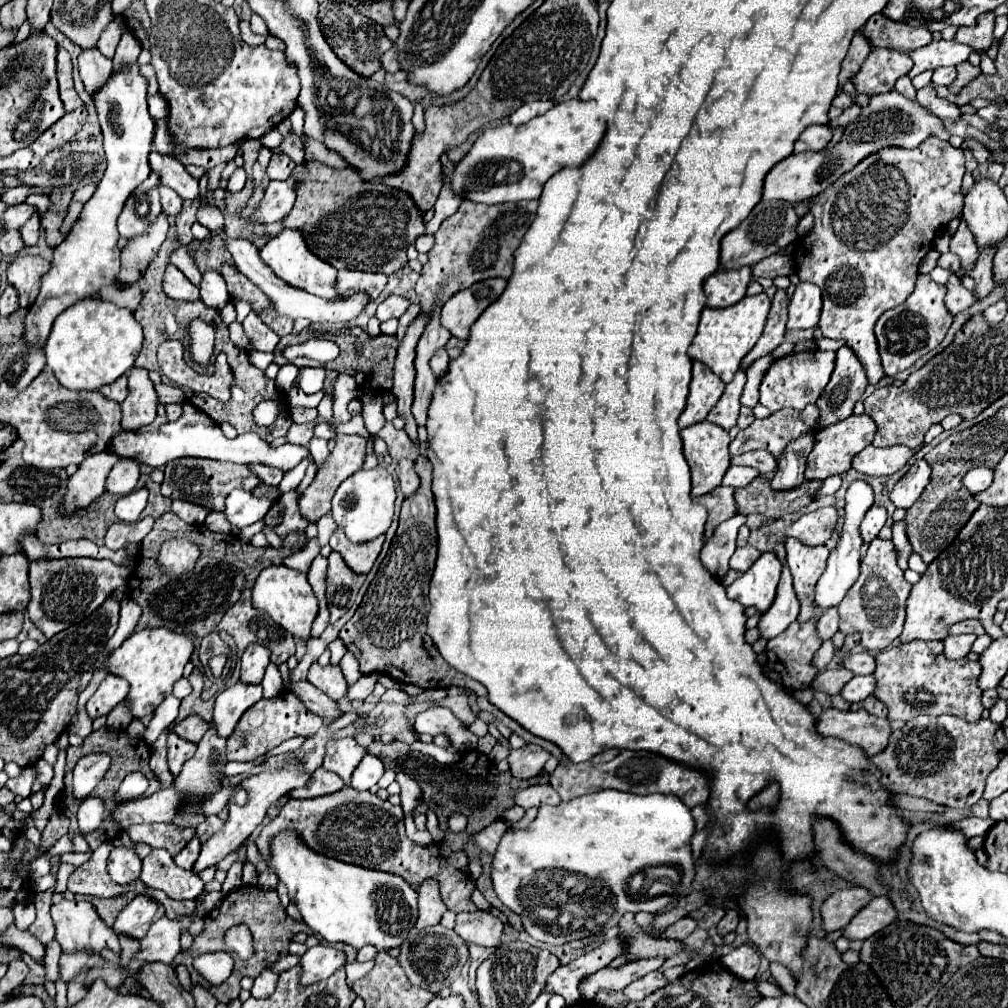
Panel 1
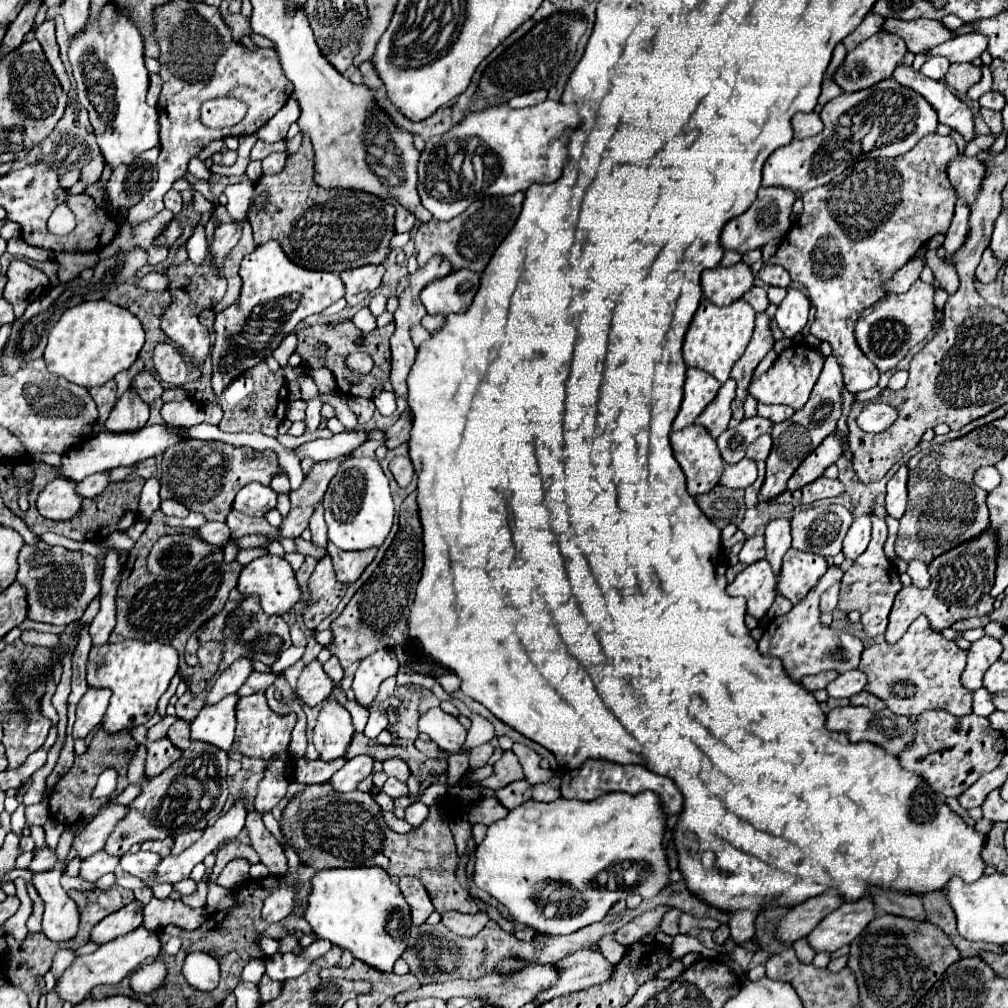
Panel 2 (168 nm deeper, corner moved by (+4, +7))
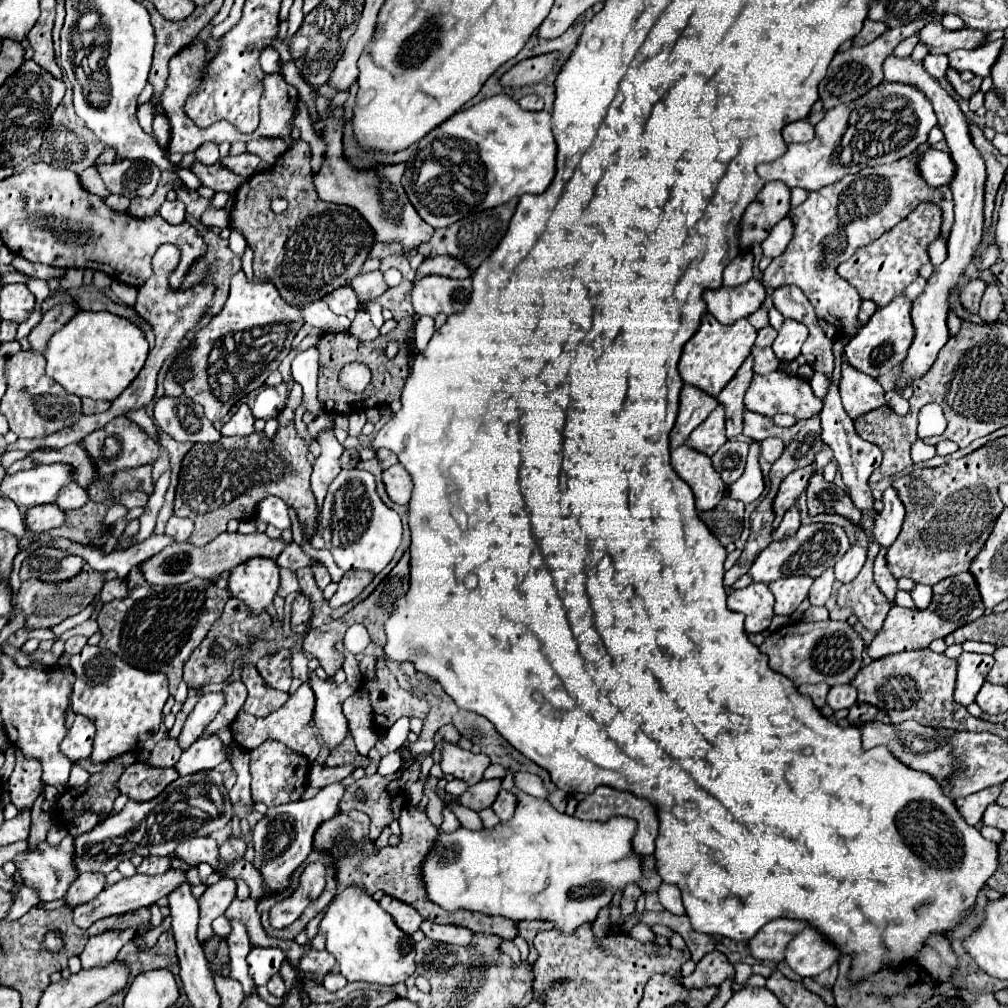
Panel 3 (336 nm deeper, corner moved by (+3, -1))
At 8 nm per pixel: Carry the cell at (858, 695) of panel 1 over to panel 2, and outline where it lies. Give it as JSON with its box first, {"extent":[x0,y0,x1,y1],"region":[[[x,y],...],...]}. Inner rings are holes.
{"extent":[827,670,867,698],"region":[[[851,670],[851,672],[839,674],[827,686],[827,692],[831,698],[849,698],[853,694],[859,694],[865,688],[865,682],[867,682],[867,676],[863,676],[863,672]]]}

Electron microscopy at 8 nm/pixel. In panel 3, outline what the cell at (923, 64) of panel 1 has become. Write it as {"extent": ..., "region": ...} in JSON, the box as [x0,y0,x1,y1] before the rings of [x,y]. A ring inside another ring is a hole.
{"extent":[948,40,1004,78],"region":[[[996,40],[996,42],[984,44],[984,46],[974,48],[974,50],[956,50],[956,52],[950,52],[948,54],[950,66],[956,68],[958,72],[970,70],[976,76],[984,78],[984,76],[990,74],[990,68],[996,62],[1002,44],[1004,44],[1004,40]]]}

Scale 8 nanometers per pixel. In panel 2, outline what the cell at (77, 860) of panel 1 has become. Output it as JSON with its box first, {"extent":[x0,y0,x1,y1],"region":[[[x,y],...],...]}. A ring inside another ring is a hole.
{"extent":[43,819,66,851],"region":[[[54,819],[48,820],[49,824],[44,824],[43,829],[46,835],[46,843],[51,850],[55,851],[61,834],[65,831],[66,826]]]}

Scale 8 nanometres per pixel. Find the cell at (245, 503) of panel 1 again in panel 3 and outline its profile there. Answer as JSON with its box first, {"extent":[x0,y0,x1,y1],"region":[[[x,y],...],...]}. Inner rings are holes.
{"extent":[254,496,290,530],"region":[[[268,496],[268,498],[260,500],[254,516],[256,516],[256,520],[266,522],[266,524],[272,524],[272,526],[276,526],[278,530],[290,528],[288,508],[286,508],[284,500],[280,500],[280,498],[276,498],[276,496]]]}

